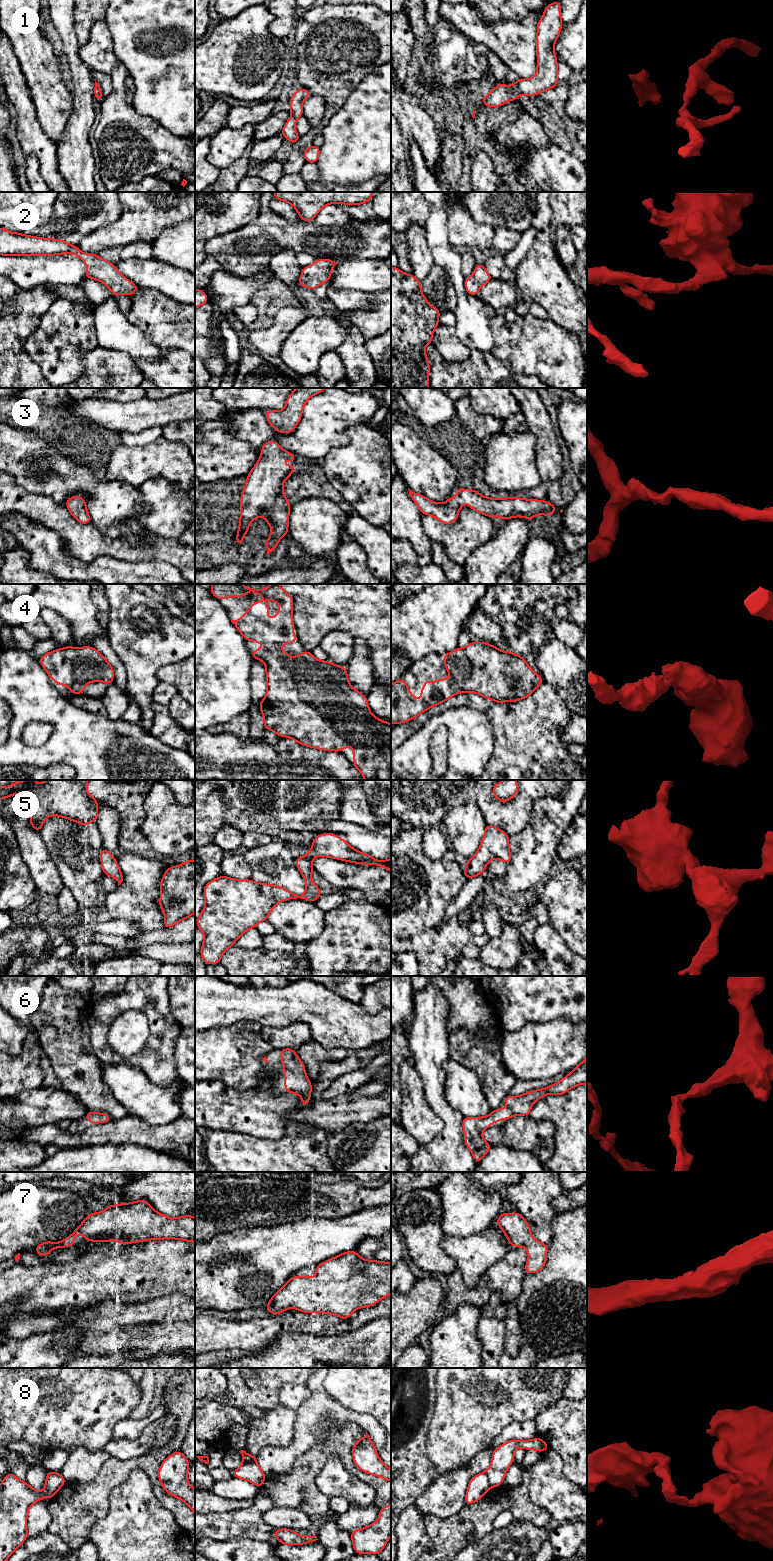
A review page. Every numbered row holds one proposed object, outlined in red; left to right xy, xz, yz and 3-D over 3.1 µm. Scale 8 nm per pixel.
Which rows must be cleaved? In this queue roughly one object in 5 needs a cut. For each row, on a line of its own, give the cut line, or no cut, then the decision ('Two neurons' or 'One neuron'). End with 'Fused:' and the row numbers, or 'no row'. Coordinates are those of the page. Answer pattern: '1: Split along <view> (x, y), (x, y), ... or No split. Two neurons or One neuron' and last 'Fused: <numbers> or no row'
1: No split. One neuron
2: No split. One neuron
3: No split. One neuron
4: No split. One neuron
5: No split. One neuron
6: No split. One neuron
7: No split. One neuron
8: Split along yz (484, 1472), (491, 1486). Two neurons
Fused: 8

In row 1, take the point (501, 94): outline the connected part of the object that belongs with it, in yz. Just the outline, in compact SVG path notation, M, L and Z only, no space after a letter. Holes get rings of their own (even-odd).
M559 0L546 6L537 24L536 52L537 71L531 79L518 80L512 86L500 82L487 96L482 98L485 106L500 107L508 101L517 99L521 94L529 97L552 89L558 84L558 62L554 44L561 32L561 5Z

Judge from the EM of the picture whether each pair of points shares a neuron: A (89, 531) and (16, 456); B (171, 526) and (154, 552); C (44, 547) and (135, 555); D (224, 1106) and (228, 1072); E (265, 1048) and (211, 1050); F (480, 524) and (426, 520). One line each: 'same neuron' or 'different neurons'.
A: different neurons
B: different neurons
C: different neurons
D: different neurons
E: same neuron
F: same neuron

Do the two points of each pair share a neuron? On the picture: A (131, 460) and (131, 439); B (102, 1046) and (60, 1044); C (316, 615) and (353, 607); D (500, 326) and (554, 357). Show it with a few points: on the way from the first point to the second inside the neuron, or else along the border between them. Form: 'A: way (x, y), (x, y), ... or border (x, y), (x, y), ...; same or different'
A: border (154, 441), (140, 446), (123, 445); different
B: border (88, 1023), (93, 1053), (101, 1063); different
C: way (325, 607), (344, 607); same
D: way (513, 339), (541, 348); same

